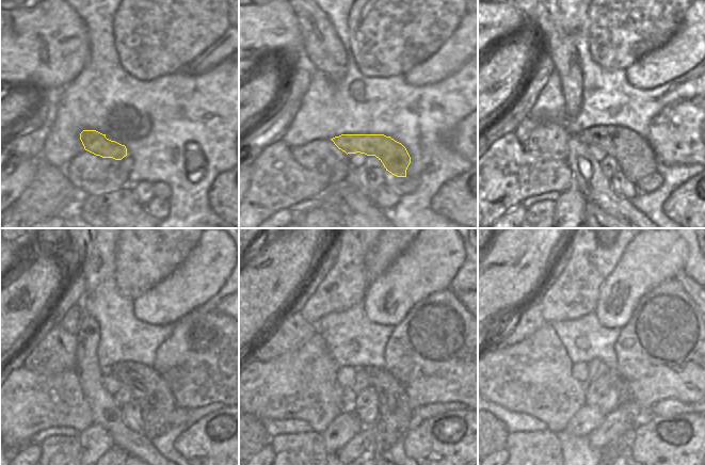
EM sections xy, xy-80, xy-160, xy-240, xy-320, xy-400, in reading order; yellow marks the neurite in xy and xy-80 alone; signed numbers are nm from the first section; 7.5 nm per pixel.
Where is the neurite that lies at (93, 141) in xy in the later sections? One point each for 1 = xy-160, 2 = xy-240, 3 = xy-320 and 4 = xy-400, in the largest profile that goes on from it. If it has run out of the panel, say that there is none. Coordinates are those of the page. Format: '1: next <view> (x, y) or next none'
1: next xy-160 (637, 161)
2: next xy-240 (151, 393)
3: next xy-320 (394, 421)
4: next xy-400 (622, 445)

